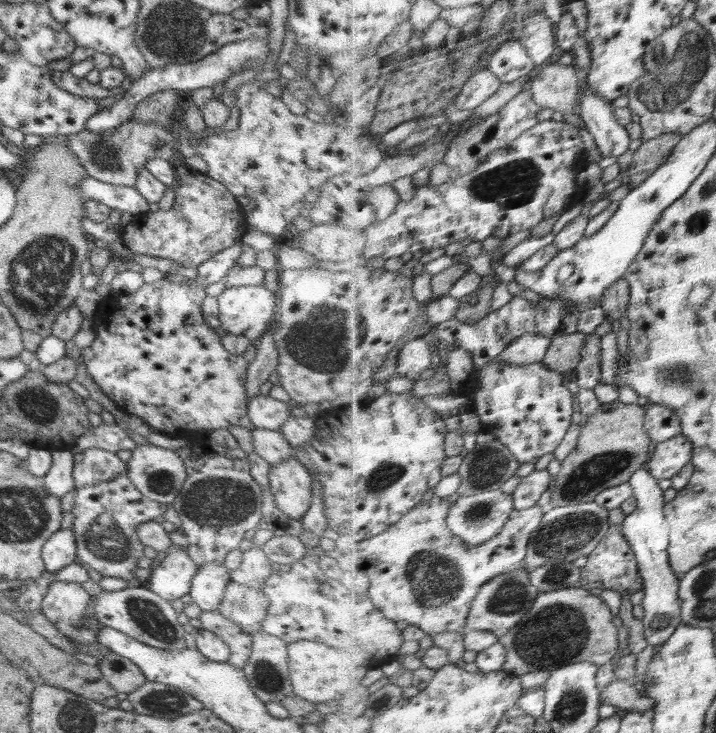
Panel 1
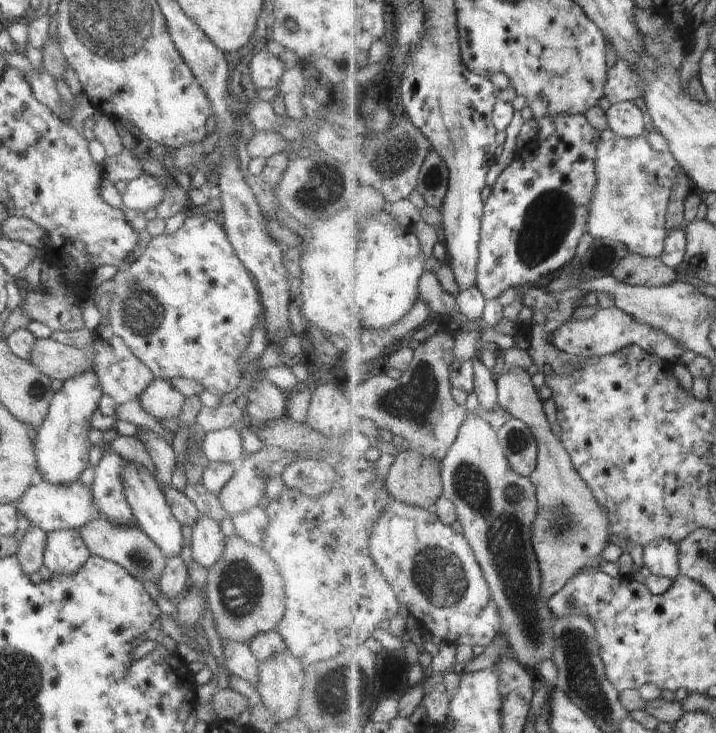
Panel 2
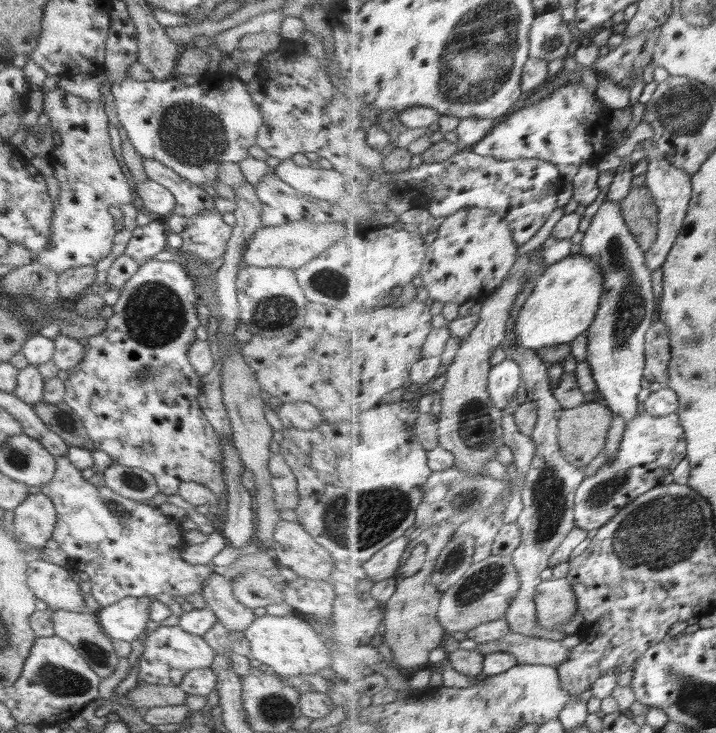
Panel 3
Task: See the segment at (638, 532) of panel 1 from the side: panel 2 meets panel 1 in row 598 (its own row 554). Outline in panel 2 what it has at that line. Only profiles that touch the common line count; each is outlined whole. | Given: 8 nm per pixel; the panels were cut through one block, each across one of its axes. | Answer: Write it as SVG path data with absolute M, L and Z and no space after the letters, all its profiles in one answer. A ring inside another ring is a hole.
M659 538L648 543L644 562L655 575L672 580L682 575L680 547L676 541Z

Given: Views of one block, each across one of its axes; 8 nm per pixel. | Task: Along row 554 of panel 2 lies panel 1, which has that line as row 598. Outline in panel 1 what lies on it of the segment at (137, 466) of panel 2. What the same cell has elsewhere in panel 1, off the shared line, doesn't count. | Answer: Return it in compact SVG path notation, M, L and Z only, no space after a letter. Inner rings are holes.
M173 544L165 553L161 563L151 571L147 587L166 602L174 602L190 592L198 566L190 558L188 547Z

